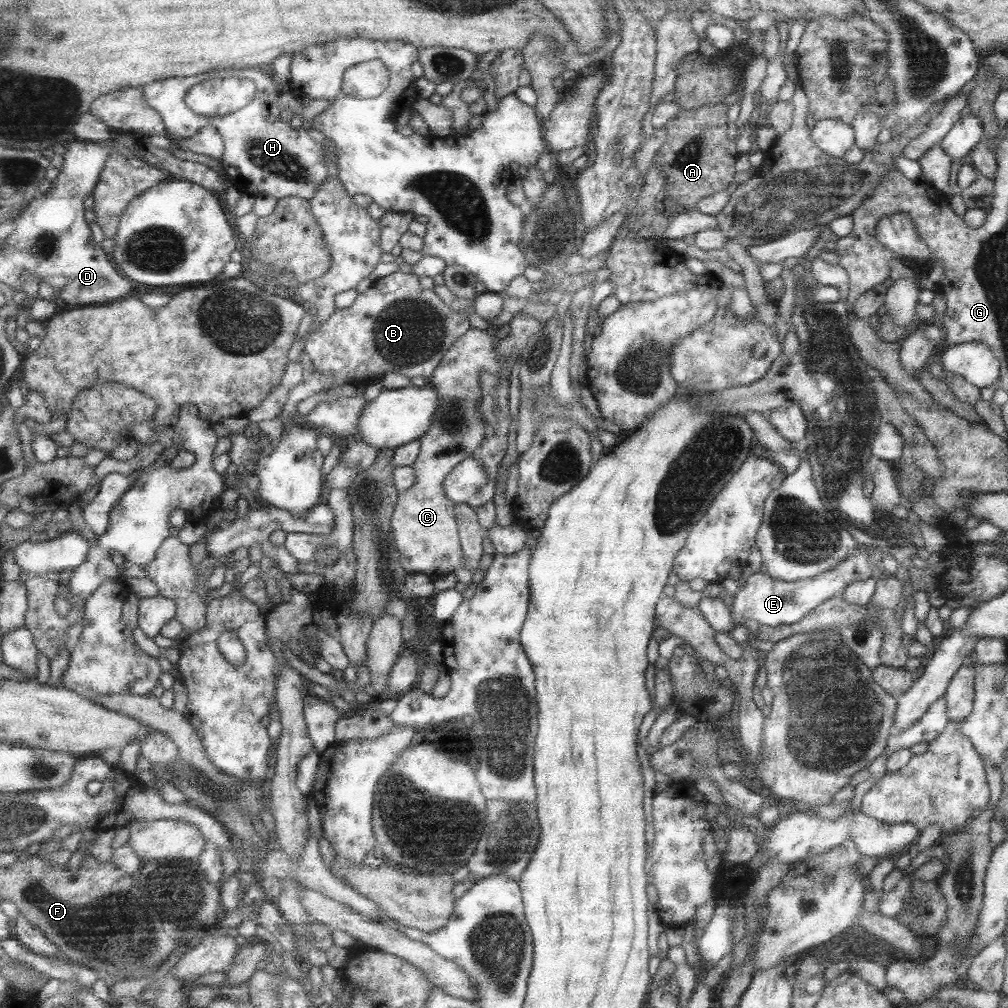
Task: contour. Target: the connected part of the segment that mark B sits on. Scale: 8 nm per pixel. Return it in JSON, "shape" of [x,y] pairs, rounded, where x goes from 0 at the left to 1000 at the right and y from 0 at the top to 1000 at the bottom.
{"shape":[[[393,269],[356,292],[347,305],[335,306],[327,317],[304,335],[303,348],[311,364],[325,371],[336,382],[364,385],[366,381],[377,378],[384,369],[397,369],[406,375],[418,373],[425,377],[466,322],[461,312],[440,302],[430,288],[422,288],[412,272]]]}

